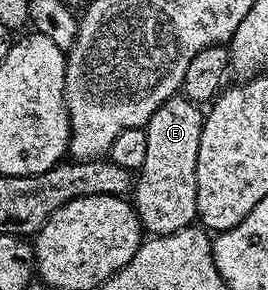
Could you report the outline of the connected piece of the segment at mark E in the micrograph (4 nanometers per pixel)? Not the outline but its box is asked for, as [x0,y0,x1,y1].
[130,95,205,237]

